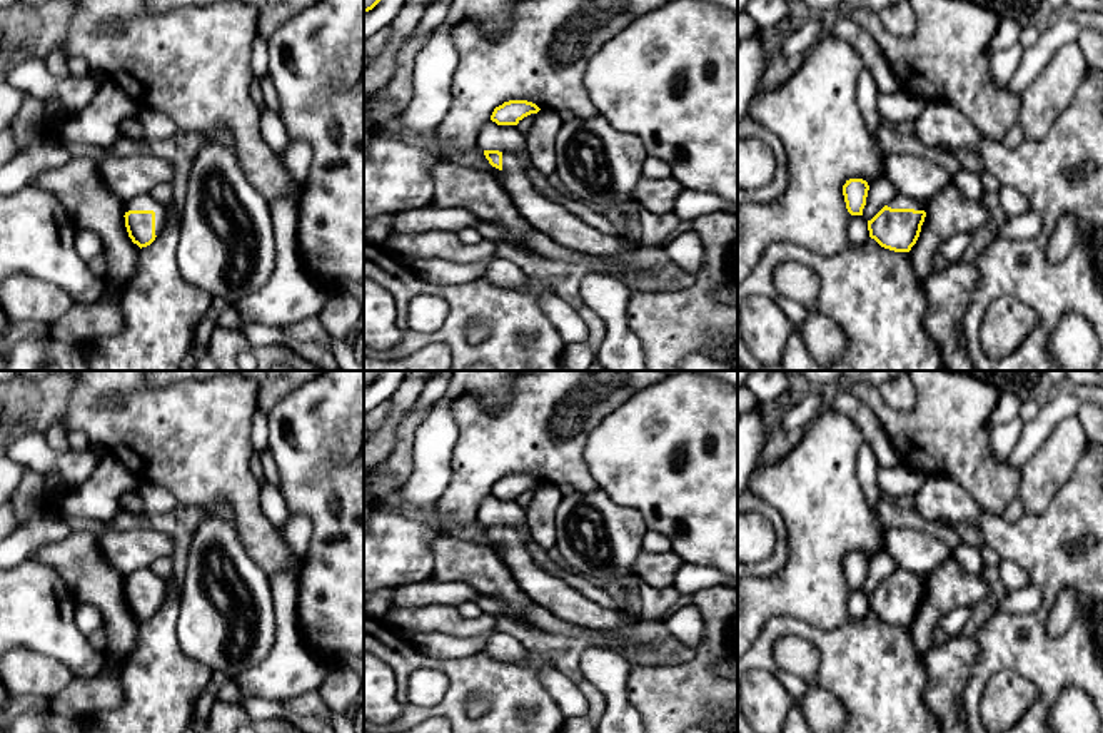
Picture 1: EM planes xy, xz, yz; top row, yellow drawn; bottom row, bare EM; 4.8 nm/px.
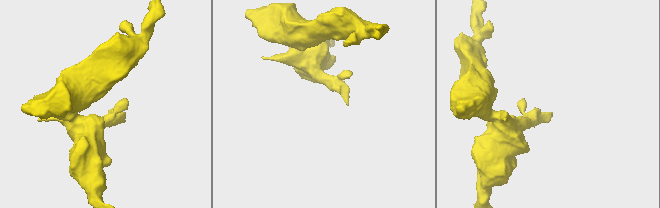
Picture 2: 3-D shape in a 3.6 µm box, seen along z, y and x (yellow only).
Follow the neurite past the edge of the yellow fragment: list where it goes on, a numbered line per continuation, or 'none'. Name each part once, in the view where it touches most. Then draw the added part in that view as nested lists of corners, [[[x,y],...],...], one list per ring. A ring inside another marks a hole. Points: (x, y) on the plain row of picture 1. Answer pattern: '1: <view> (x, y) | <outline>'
1: xy (146, 575) | [[[142,568],[139,571],[128,573],[123,578],[123,586],[128,586],[128,584],[154,584],[155,586],[155,609],[160,609],[167,594],[165,579],[159,578],[150,568]]]

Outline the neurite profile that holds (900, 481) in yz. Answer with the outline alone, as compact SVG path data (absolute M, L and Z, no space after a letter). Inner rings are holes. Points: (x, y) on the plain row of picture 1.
M898 463L893 468L879 468L876 473L876 483L883 496L889 499L911 499L924 484L926 476L906 466L904 463Z

